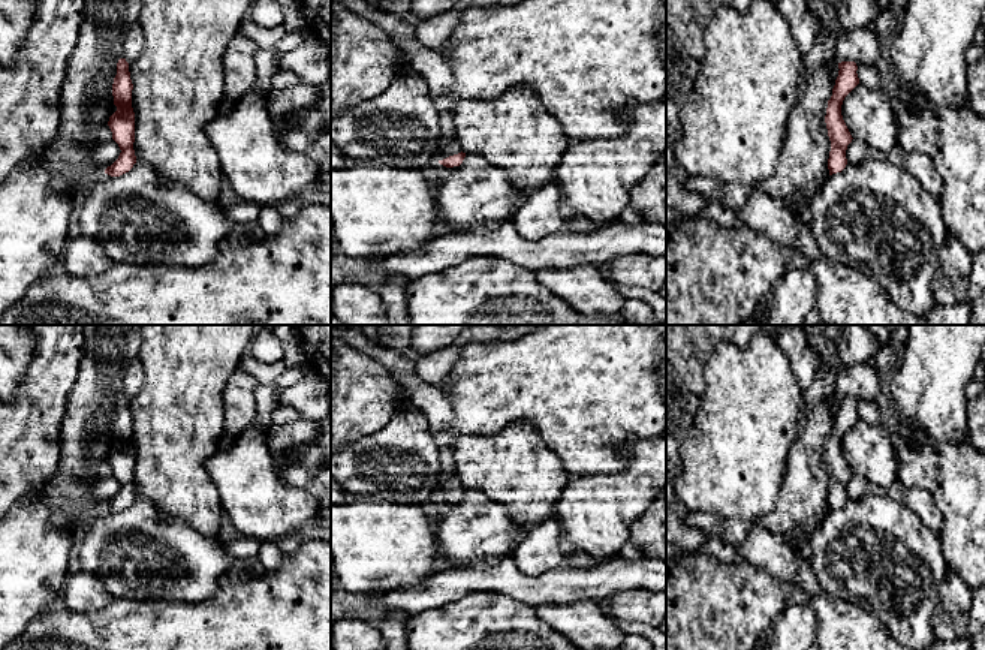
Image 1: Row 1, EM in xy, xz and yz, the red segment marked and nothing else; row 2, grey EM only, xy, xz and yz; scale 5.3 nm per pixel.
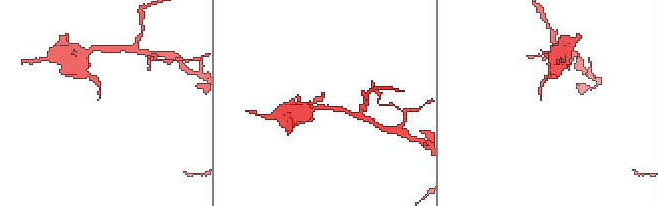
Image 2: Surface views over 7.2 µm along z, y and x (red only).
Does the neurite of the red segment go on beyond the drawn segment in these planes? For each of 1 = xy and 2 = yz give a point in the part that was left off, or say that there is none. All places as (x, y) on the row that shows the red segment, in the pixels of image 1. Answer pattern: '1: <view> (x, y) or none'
1: none
2: none

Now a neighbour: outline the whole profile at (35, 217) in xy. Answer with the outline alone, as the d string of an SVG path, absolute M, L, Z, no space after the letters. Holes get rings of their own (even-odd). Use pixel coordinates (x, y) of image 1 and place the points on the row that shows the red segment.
M21 165L0 181L0 318L40 277L61 264L70 240L69 219L73 198L60 195L42 168Z

